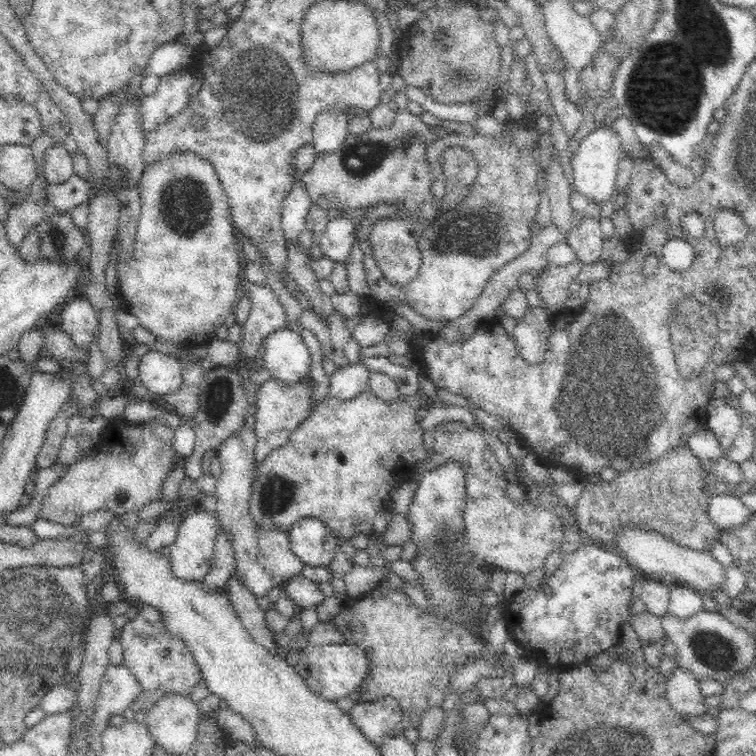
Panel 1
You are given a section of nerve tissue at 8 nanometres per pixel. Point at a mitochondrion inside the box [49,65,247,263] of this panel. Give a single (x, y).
(186, 204)

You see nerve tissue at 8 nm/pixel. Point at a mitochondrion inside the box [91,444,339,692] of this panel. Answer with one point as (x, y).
(277, 494)

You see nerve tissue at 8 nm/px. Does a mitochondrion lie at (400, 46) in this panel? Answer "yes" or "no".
no

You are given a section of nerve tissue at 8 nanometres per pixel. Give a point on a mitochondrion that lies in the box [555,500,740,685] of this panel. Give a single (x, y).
(711, 645)

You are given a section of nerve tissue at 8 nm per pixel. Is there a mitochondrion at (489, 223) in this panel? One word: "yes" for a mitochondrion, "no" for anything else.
yes

